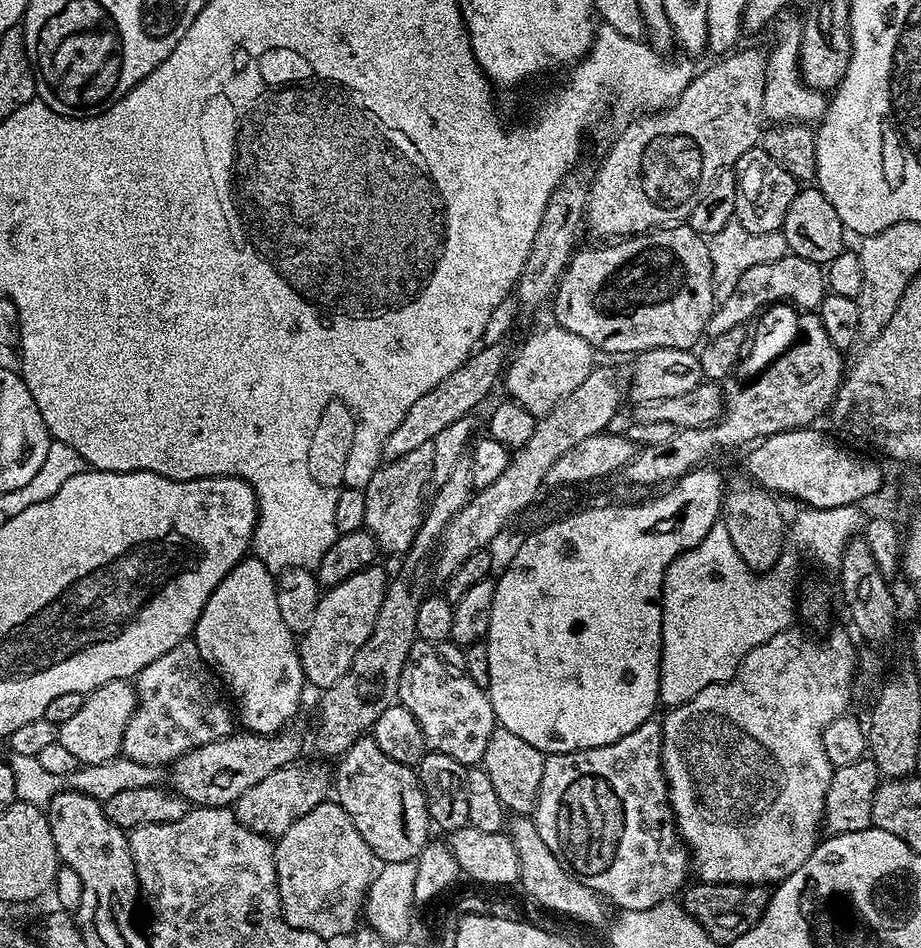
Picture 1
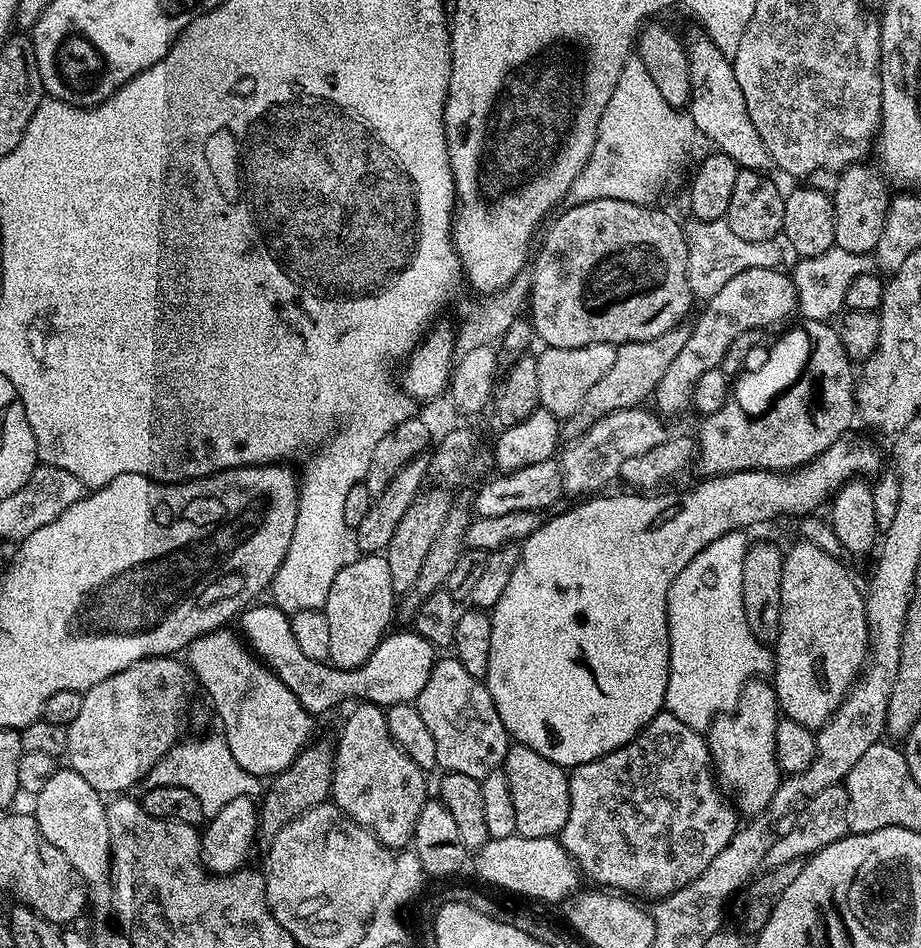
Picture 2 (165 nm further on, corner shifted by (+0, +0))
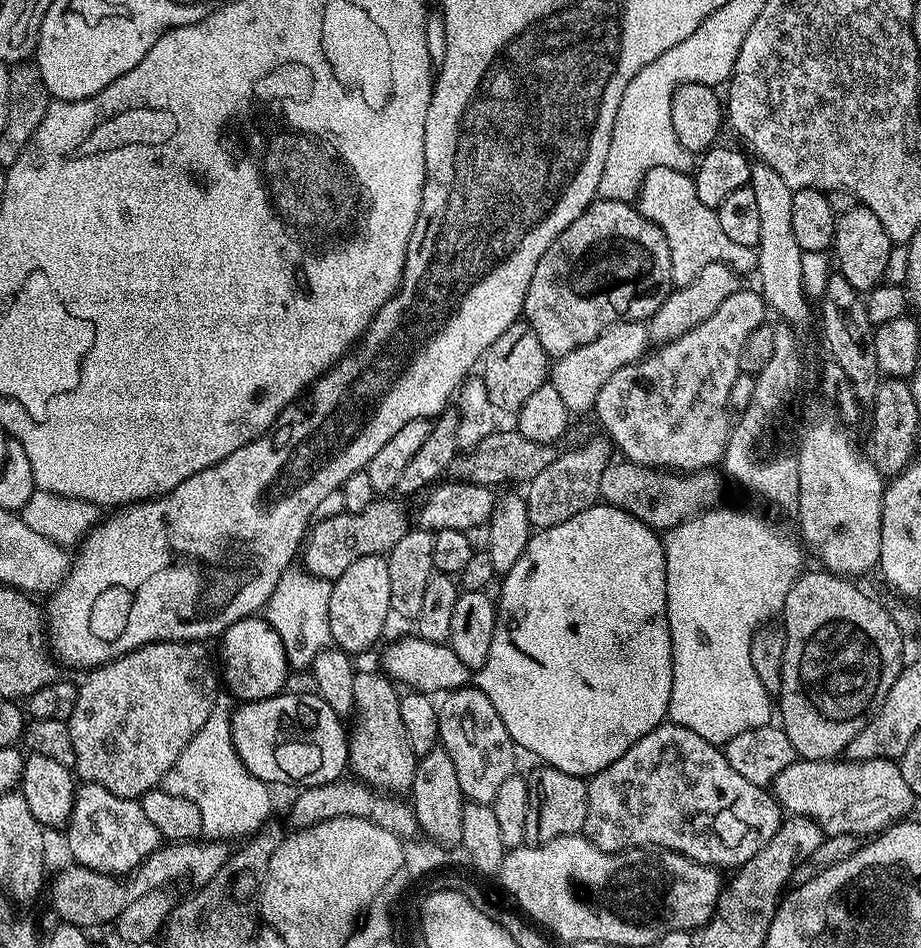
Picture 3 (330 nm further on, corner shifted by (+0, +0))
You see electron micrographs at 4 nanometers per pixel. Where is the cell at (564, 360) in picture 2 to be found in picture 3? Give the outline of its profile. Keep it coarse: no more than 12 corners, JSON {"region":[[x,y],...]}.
{"region":[[612,324],[551,365],[569,413],[591,413],[610,374],[641,359],[648,325]]}

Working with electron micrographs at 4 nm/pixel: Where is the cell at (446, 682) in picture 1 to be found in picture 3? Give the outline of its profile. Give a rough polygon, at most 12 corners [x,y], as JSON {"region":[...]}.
{"region":[[480,688],[449,691],[439,747],[465,801],[492,805],[518,749]]}

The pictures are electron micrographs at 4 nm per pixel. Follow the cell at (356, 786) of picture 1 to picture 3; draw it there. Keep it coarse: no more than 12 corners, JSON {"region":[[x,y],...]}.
{"region":[[357,671],[348,762],[372,788],[411,789],[401,693]]}

